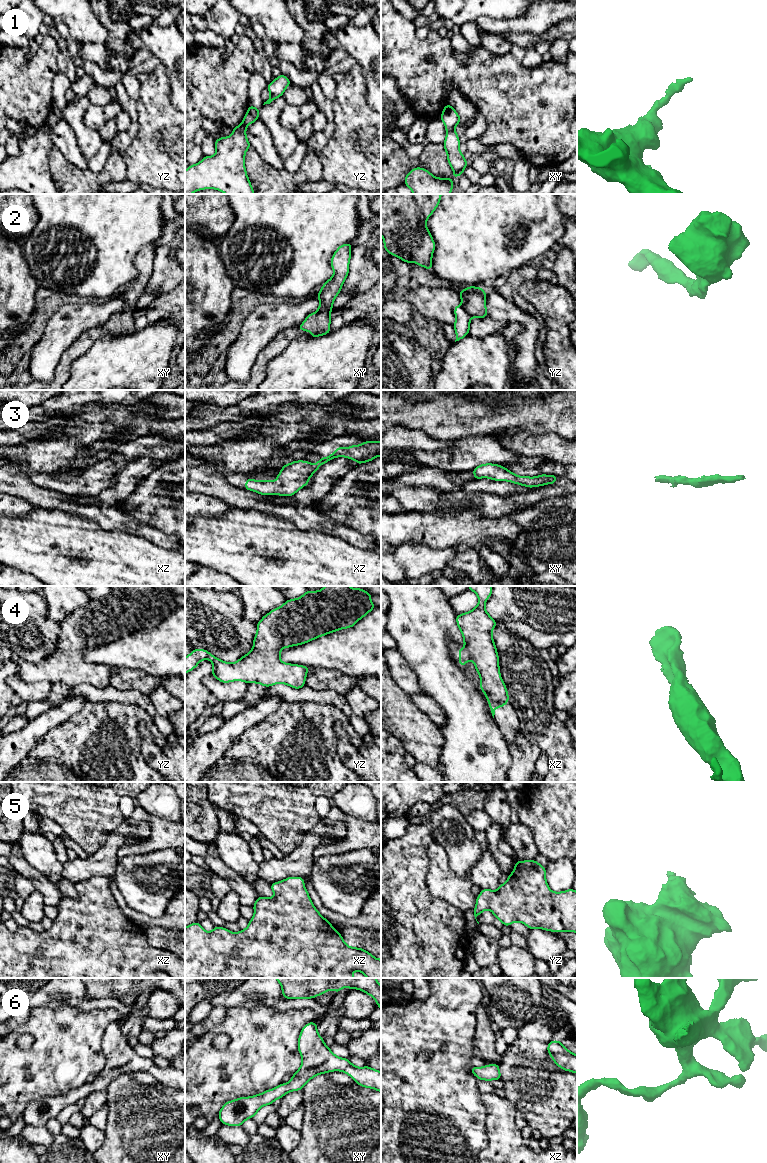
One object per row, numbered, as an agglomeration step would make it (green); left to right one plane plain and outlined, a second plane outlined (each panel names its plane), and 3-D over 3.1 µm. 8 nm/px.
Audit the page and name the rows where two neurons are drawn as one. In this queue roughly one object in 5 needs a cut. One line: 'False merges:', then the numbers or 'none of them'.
False merges: none of them

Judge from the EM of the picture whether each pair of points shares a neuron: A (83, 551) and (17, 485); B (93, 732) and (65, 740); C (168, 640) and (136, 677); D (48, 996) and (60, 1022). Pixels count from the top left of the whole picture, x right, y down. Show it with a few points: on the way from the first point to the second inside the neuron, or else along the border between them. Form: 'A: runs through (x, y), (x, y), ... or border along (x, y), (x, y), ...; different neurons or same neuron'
A: border along (38, 506), (62, 510); different neurons
B: runs through (86, 739), (72, 740); same neuron
C: border along (118, 667), (143, 670), (162, 679); different neurons
D: border along (76, 1005), (54, 1008), (34, 1007), (32, 1009); different neurons

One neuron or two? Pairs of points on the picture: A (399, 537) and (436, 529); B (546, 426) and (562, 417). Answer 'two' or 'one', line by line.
A: one
B: one

